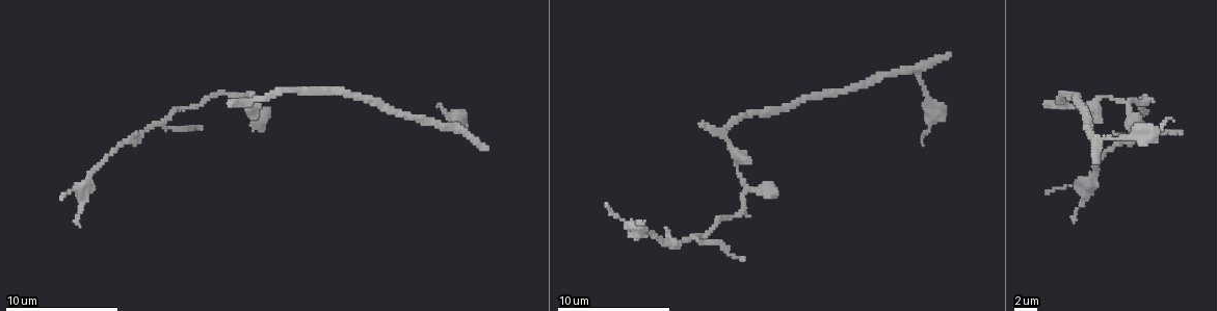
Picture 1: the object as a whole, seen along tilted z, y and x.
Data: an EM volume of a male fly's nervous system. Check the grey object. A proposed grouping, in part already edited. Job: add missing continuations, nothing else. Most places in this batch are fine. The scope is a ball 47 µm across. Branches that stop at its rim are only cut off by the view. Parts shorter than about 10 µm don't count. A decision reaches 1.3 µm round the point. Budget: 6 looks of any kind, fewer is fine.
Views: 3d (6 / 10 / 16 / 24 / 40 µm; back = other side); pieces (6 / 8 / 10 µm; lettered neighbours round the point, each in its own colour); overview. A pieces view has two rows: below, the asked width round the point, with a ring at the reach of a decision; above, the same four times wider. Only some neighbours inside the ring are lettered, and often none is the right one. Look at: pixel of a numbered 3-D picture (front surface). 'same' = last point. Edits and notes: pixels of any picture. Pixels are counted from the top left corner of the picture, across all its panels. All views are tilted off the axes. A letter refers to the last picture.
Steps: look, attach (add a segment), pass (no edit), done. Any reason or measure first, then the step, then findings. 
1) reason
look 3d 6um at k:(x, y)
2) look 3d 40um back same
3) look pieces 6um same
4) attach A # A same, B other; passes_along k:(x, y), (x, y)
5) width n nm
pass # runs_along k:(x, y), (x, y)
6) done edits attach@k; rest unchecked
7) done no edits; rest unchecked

branch stops here
look pieces 10um at 1:(1045, 105)

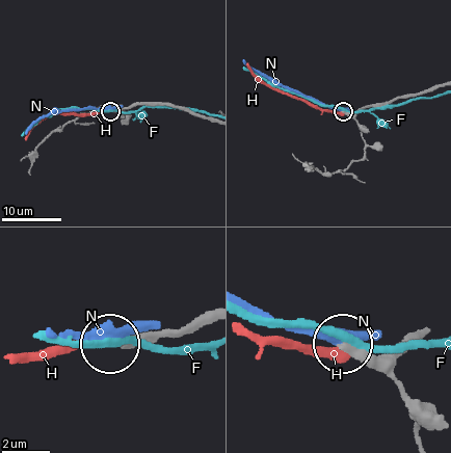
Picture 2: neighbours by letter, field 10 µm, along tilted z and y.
pass # F other, H other, N other; no lettered segment goes on from it

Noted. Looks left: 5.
branch stops here
look pieces 6um at 1:(200, 129)

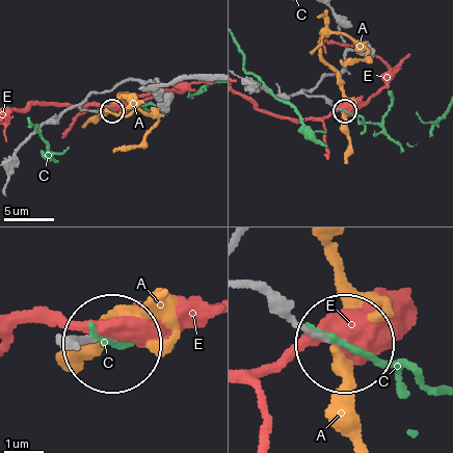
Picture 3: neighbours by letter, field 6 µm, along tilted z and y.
pass # A other, C other, E other; runs_along 3:(245, 280), (309, 331), (344, 344); no lettered segment goes on from it

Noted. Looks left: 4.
branch stops here
look 3d 6um at 1:(260, 128)

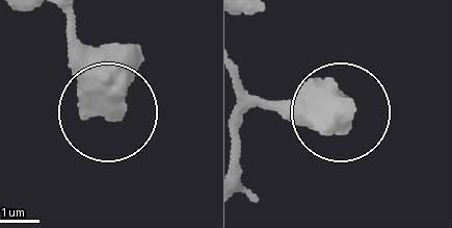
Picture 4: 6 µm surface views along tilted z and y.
see the neighbours
look pieces 6um at 4:(112, 112)

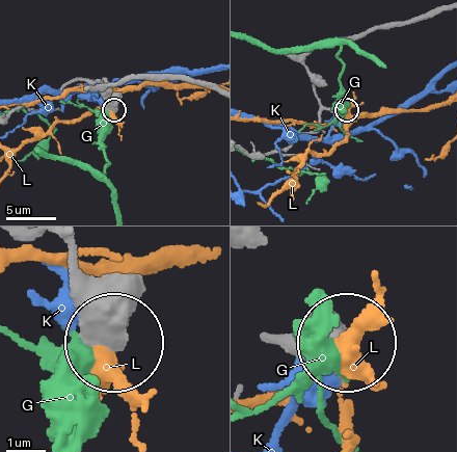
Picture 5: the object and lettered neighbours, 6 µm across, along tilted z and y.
pass # G other, K other, L other; runs_along 5:(69, 244), (76, 284), (109, 339); no lettered segment goes on from it

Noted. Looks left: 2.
done no edits; rest unchecked

